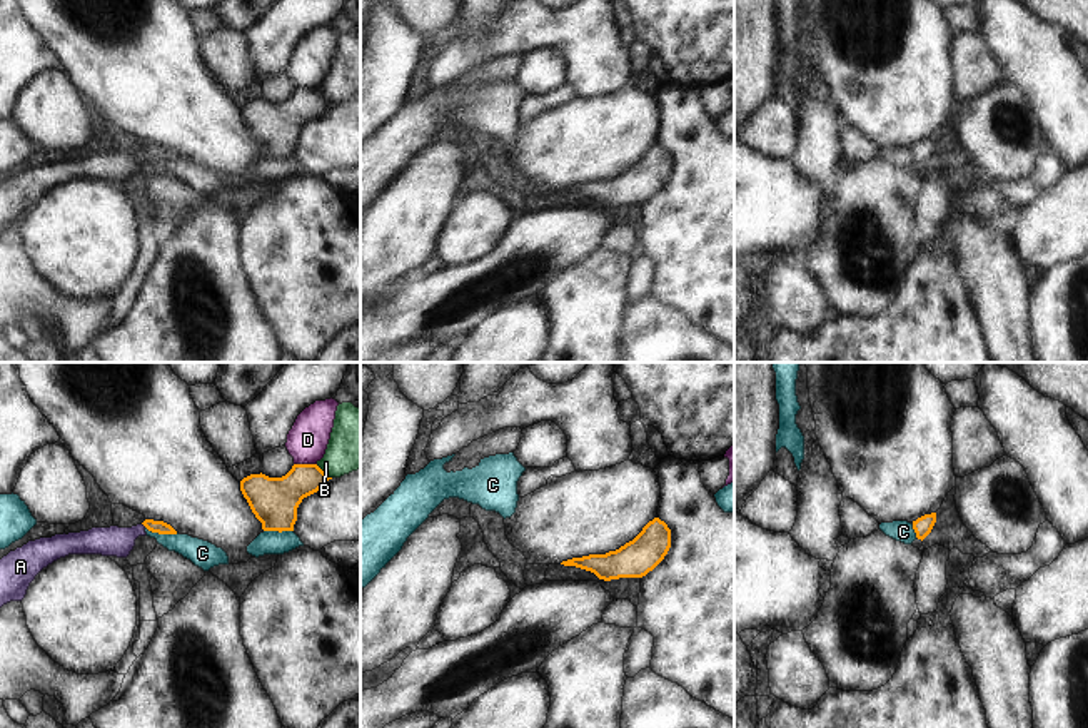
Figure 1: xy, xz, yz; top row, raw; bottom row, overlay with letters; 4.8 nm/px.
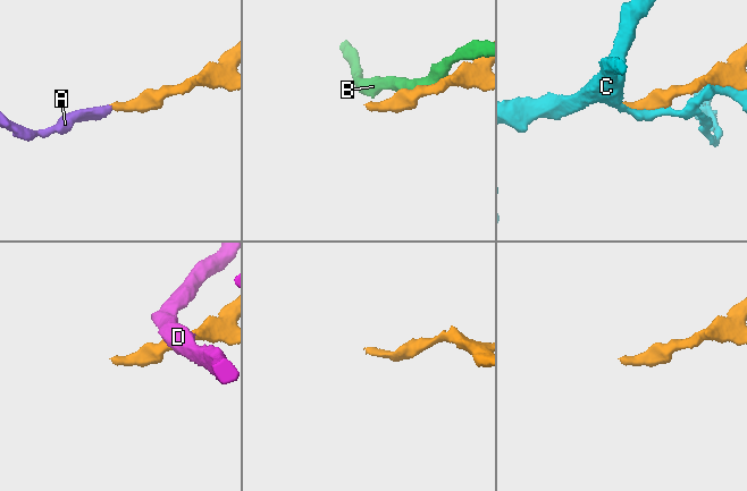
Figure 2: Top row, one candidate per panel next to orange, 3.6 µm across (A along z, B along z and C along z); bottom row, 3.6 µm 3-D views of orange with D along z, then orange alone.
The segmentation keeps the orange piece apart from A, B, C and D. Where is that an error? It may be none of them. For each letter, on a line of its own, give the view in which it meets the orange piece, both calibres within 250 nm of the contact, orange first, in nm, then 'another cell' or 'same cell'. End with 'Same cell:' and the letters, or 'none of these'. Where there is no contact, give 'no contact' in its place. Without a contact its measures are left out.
A: xy | 60/140 nm | same cell
B: xy | 200/280 nm | another cell
C: xy | 60/130 nm | another cell
D: xy | 240/200 nm | another cell
Same cell: A

